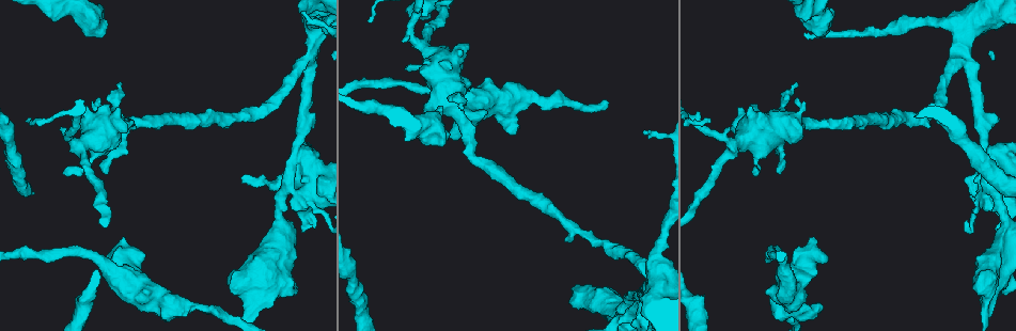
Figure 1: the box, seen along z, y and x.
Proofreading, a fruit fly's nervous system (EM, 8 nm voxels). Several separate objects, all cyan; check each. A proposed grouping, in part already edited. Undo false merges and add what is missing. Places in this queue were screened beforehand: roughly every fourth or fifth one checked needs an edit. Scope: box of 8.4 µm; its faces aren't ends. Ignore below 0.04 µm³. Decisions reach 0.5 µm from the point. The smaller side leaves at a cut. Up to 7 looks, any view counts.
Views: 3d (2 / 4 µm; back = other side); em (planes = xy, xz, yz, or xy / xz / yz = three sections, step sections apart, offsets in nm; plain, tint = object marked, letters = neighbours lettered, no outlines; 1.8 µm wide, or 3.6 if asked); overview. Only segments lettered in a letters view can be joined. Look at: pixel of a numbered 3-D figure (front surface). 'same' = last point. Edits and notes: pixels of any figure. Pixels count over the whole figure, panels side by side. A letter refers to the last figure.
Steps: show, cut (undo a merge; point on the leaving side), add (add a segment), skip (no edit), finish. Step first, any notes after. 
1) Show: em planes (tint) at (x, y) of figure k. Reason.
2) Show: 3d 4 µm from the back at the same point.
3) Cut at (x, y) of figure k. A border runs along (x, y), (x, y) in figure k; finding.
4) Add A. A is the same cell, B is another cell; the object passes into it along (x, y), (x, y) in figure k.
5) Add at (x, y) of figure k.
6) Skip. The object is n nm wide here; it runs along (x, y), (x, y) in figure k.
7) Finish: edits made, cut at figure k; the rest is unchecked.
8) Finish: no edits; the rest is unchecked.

Show: em planes (tint) at (977, 205) of figure 1. Sudden change in width.

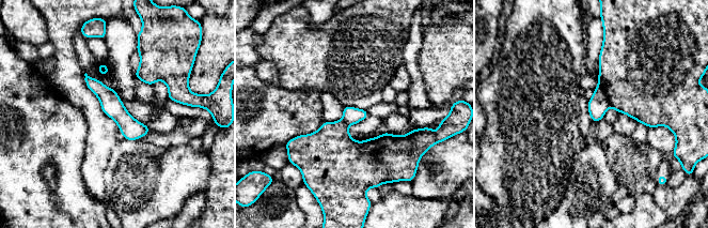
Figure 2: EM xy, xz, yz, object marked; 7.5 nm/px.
Show: em planes (letters) at the same point. See the neighbours.

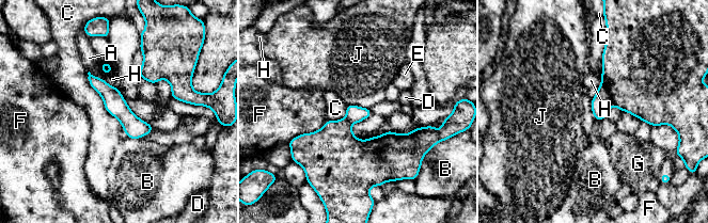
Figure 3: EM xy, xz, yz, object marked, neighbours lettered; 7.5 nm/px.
Cut at (636, 75) of figure 3. The object is 130 nm wide here; the longest contact is with C, 480 nm; A, B, C, D, E, F, G, H and J are other cells; two neurons meet here.

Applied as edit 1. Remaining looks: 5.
Show: 3d 4 µm at (466, 96) of figure 1. Thick turns thin.

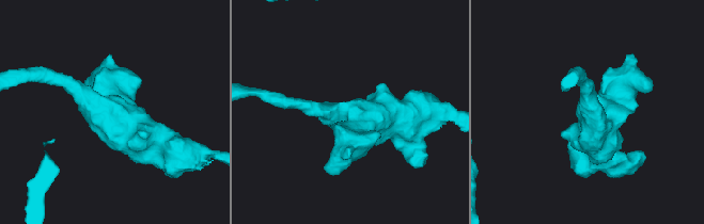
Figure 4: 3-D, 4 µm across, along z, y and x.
Show: em 3.6 µm xz step 4 (tint) at (112, 117) of figure 4. 3 arms meet here; the arms are 300, 440, 500 nm wide.

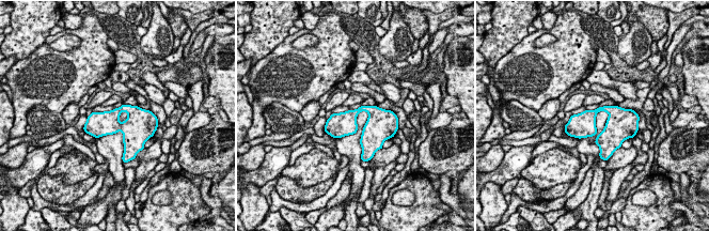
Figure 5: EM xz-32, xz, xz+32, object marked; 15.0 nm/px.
Show: em 3.6 µm yz step 4 (letters) at the same point. Cut it another way.

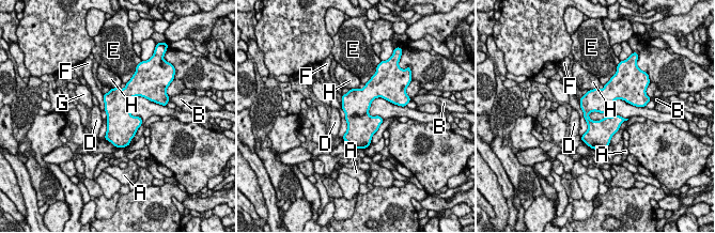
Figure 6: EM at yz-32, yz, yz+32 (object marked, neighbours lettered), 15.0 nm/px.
Skip. The object is 240 nm wide here; A, B, D, E, F, G and H are other cells; a border runs along (103, 94), (105, 110) in figure 6; one neuron here.

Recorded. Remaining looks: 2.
Finish: edits made, cut at figure 3; the rest is unchecked.

